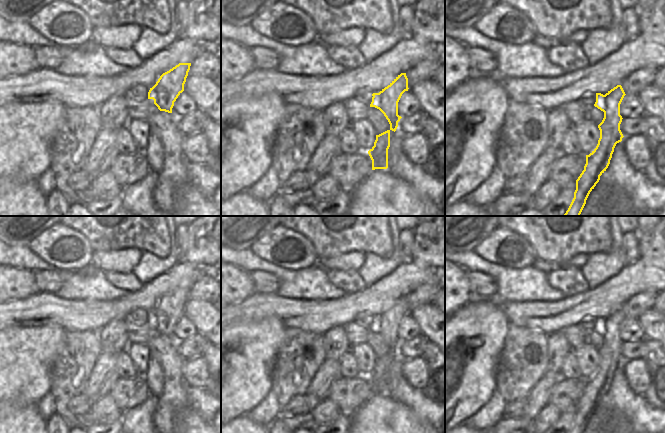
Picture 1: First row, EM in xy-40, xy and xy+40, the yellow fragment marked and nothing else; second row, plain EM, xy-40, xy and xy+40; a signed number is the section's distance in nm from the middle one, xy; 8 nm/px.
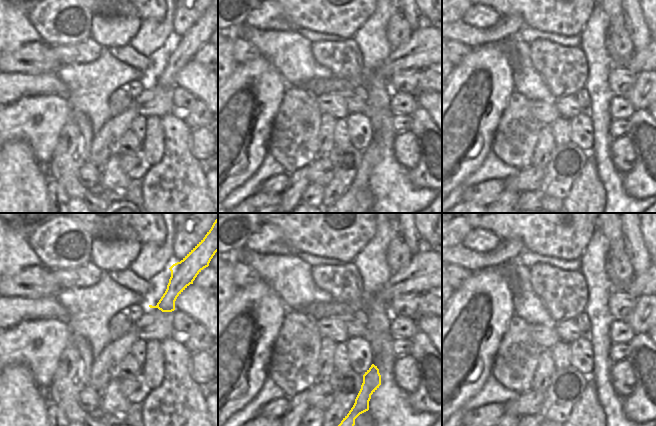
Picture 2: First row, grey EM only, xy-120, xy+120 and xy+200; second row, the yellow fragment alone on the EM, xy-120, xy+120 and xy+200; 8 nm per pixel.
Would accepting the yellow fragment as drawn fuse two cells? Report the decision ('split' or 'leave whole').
leave whole

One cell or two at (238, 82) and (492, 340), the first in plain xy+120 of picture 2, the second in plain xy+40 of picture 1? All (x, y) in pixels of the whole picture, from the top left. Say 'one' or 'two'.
one

